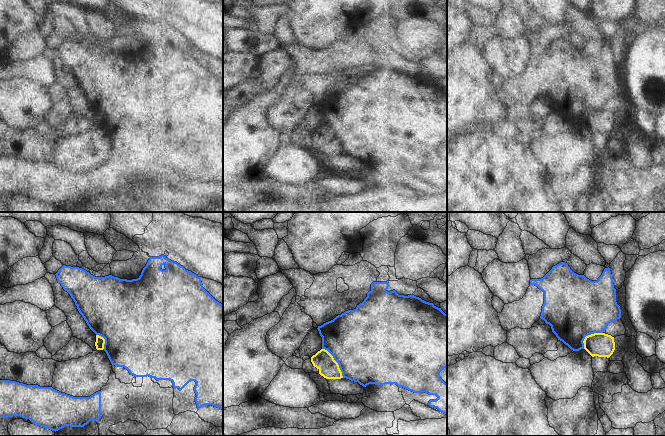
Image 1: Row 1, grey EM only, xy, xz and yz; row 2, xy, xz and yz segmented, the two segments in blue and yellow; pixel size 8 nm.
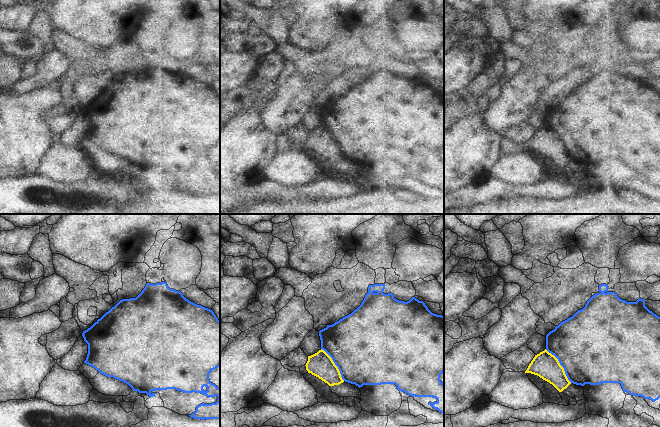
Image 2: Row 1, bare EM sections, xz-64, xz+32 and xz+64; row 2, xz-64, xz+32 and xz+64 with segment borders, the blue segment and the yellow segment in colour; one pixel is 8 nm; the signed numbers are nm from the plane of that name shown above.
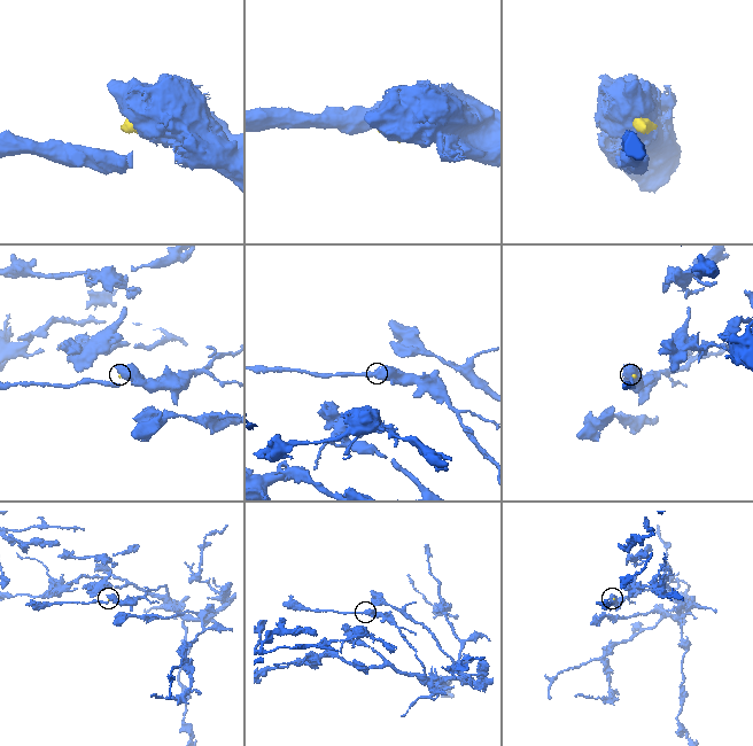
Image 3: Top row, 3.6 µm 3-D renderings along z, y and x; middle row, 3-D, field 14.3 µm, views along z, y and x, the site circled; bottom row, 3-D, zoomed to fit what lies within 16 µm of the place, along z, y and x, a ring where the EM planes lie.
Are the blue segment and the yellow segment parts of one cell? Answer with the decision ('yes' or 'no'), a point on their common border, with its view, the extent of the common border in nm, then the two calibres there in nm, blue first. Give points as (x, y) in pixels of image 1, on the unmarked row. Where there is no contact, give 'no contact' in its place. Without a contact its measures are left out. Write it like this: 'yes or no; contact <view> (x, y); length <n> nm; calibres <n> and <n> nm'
no; contact xz (336, 137); length 300 nm; calibres 500 and 160 nm

